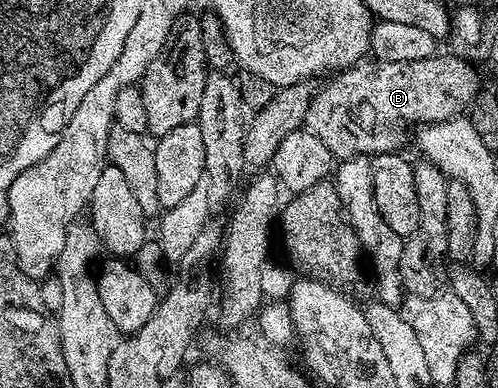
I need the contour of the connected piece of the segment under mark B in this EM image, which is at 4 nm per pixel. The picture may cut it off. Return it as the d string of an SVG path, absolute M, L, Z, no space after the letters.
M453 56L404 64L363 60L331 77L331 82L315 93L306 113L305 129L324 140L338 160L397 151L402 142L398 135L401 130L446 122L469 107L480 92L476 66L473 61Z

